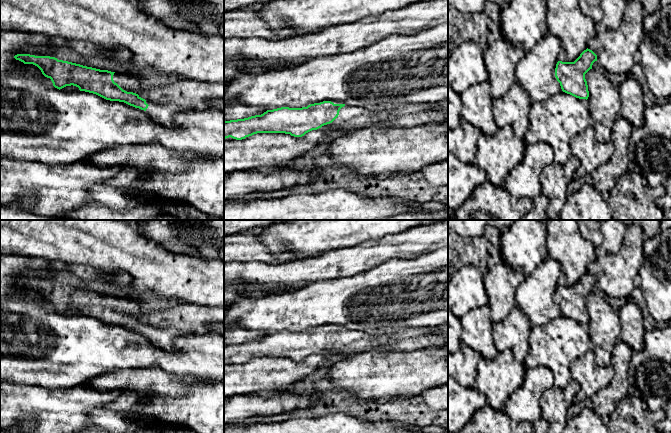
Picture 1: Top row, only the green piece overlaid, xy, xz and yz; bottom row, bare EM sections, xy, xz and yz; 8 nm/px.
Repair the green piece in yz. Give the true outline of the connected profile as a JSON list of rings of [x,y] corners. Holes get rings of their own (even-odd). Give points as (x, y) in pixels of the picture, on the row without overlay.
[[[590,273],[584,274],[574,286],[558,285],[555,301],[563,316],[579,323],[588,323],[589,315],[585,298],[592,293],[597,279]]]

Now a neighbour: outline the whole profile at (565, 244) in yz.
[[[548,220],[546,223],[548,257],[560,263],[559,285],[574,286],[587,273],[587,267],[597,259],[595,246],[580,234],[578,220]]]

